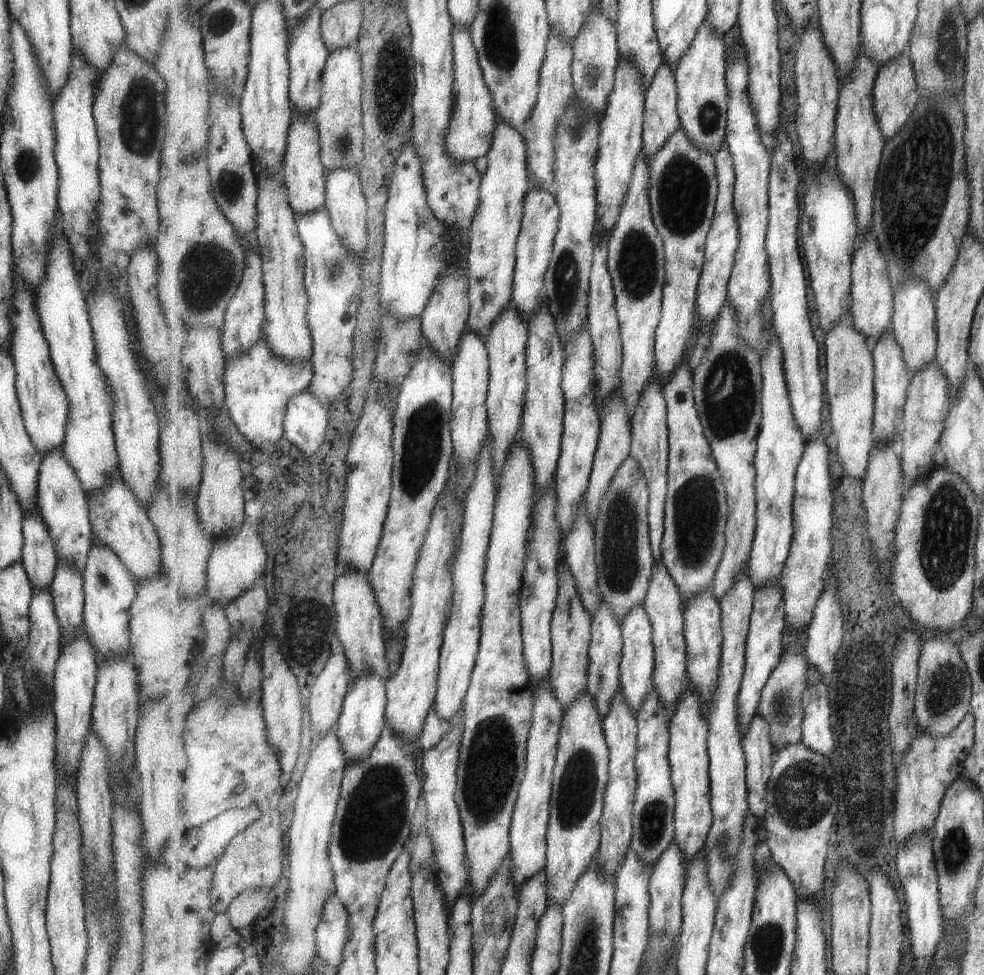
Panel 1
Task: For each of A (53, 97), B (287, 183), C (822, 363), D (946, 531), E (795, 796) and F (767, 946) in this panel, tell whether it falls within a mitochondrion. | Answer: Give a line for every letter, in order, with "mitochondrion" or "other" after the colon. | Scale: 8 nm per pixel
A: other
B: other
C: other
D: mitochondrion
E: mitochondrion
F: mitochondrion

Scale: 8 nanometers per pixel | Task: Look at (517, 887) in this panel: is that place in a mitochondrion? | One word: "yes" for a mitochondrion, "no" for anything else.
no

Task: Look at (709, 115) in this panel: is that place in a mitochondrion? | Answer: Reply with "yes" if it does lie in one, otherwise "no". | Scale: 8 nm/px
yes

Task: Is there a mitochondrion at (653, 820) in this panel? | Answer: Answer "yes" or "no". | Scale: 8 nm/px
yes

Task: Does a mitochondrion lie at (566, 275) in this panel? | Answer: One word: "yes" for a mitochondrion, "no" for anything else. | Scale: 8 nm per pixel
yes

